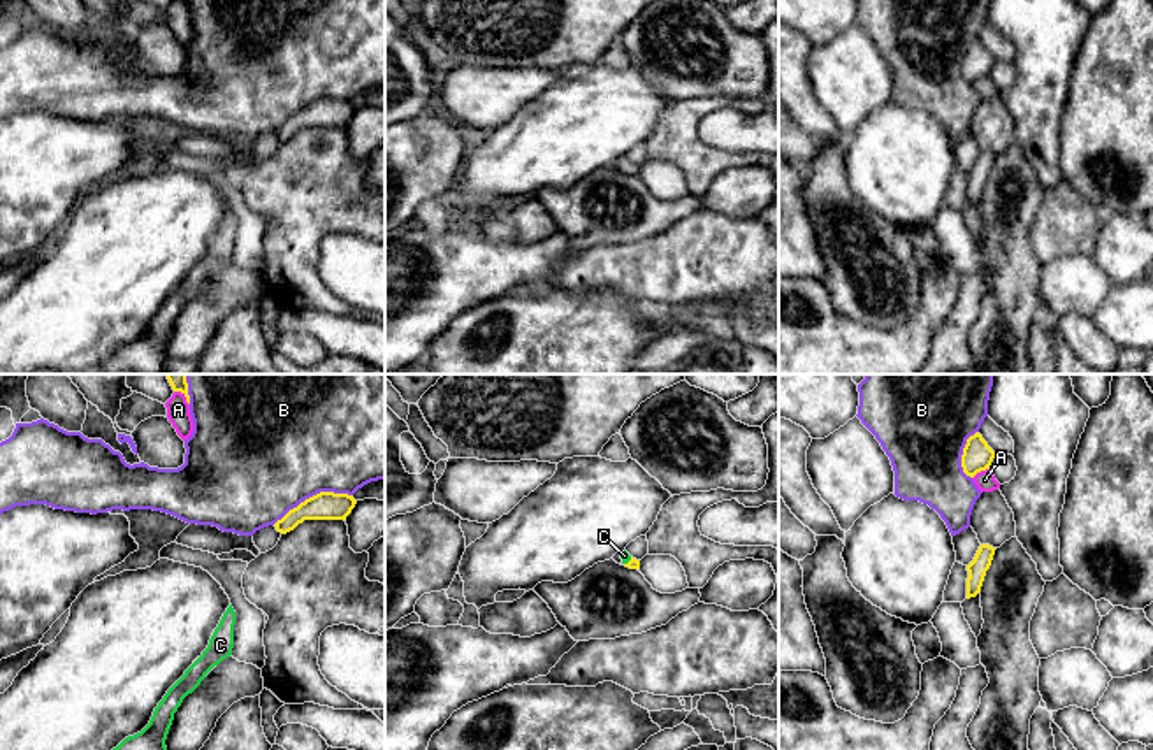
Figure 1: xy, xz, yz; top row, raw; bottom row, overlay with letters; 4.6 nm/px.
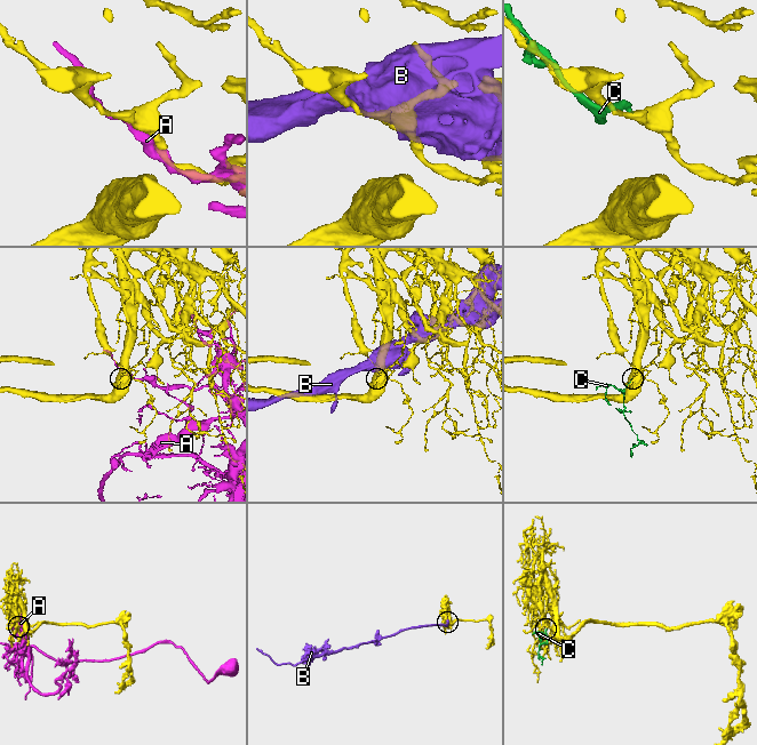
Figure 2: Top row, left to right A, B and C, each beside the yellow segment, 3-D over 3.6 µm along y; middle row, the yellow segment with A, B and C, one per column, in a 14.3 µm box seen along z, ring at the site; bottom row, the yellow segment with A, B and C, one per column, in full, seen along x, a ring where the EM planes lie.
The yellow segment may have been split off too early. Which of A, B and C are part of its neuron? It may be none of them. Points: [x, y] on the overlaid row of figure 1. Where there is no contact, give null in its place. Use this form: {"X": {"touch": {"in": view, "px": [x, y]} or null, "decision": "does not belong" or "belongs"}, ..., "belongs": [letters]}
{"A": {"touch": {"in": "yz", "px": [979, 471]}, "decision": "does not belong"}, "B": {"touch": {"in": "xy", "px": [313, 496]}, "decision": "does not belong"}, "C": {"touch": {"in": "xz", "px": [630, 561]}, "decision": "belongs"}, "belongs": ["C"]}

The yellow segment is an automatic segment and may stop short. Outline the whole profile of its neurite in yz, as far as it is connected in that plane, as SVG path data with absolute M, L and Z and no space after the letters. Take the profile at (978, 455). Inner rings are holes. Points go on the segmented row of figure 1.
M975 432L967 439L967 444L963 448L961 455L963 472L974 478L977 472L990 469L995 455L997 453L988 446L983 436Z

